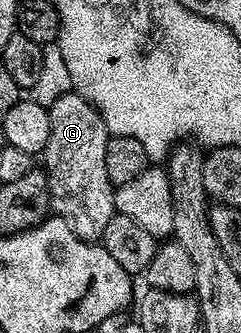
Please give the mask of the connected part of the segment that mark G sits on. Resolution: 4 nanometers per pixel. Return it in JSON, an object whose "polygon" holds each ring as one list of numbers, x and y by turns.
{"polygon":[[75,91,48,106,48,114,50,139,42,154,42,165,48,174,51,212,67,221,82,241,99,242,106,223,117,212,114,186,106,175,108,128,100,112]]}

